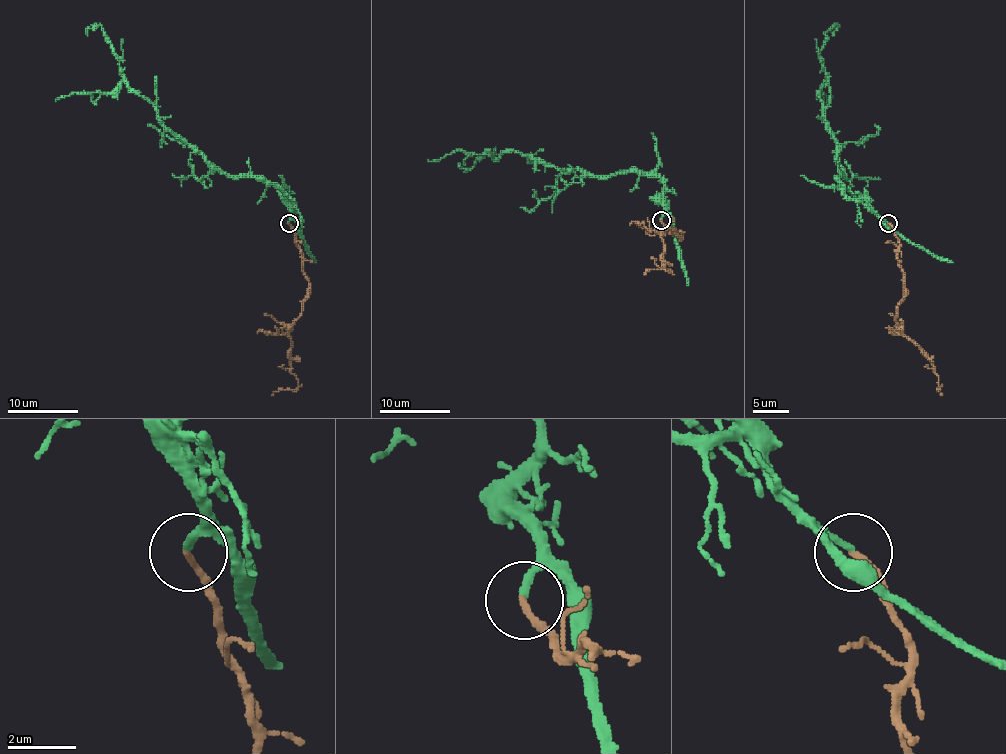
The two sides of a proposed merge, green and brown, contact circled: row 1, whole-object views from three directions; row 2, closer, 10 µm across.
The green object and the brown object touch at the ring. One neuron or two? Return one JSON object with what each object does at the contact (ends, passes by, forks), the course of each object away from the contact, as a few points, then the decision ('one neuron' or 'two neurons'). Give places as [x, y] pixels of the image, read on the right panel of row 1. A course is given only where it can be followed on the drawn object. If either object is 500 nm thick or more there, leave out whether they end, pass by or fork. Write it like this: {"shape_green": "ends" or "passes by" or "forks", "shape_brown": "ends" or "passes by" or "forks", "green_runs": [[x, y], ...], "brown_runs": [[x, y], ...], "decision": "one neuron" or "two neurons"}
{"shape_green": "ends", "shape_brown": "ends", "green_runs": [[887, 223], [839, 182], [834, 133], [818, 96], [825, 81], [820, 50], [834, 25], [832, 35]], "brown_runs": [[887, 223], [899, 244], [903, 274], [896, 319], [931, 361], [942, 395]], "decision": "one neuron"}

